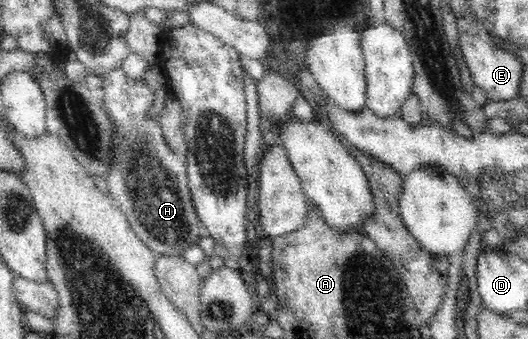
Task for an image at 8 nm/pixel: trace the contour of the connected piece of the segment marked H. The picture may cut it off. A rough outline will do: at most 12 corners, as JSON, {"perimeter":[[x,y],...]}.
{"perimeter":[[119,64],[99,105],[113,127],[108,199],[156,255],[206,231],[186,161],[151,117],[157,91]]}

